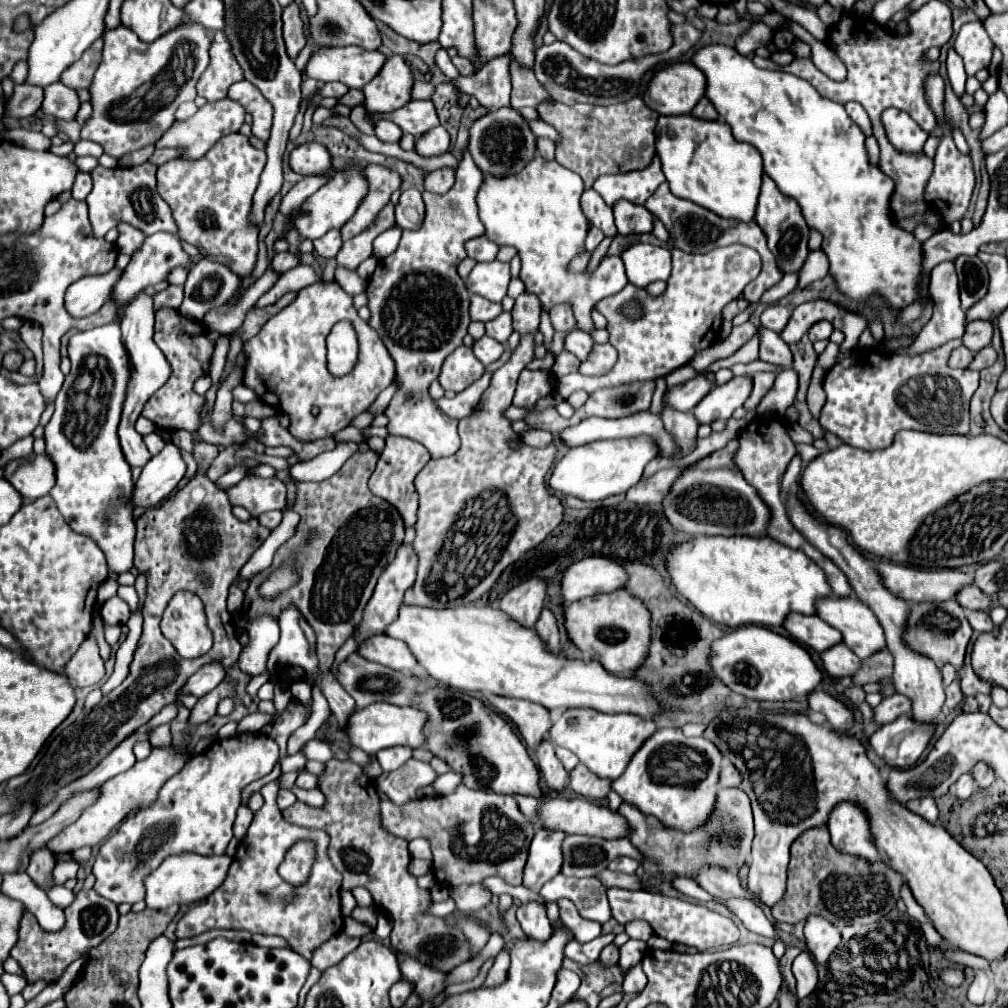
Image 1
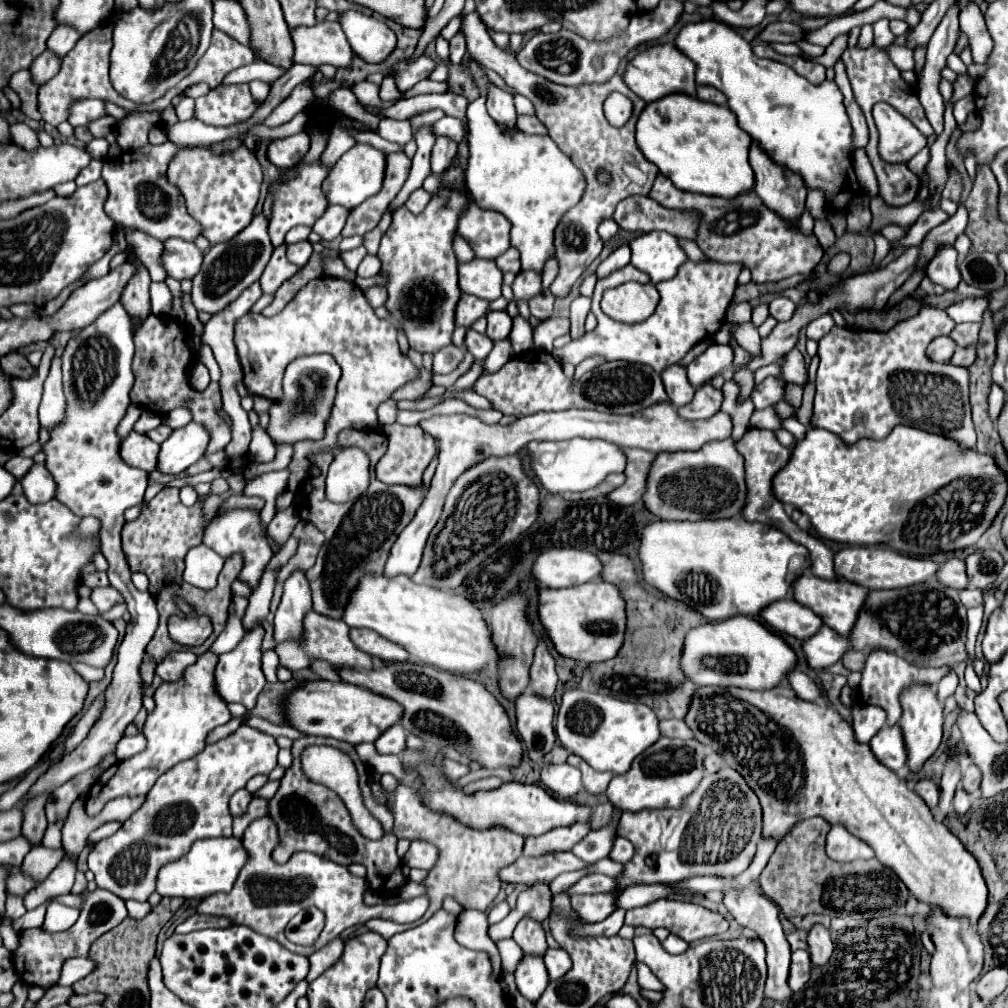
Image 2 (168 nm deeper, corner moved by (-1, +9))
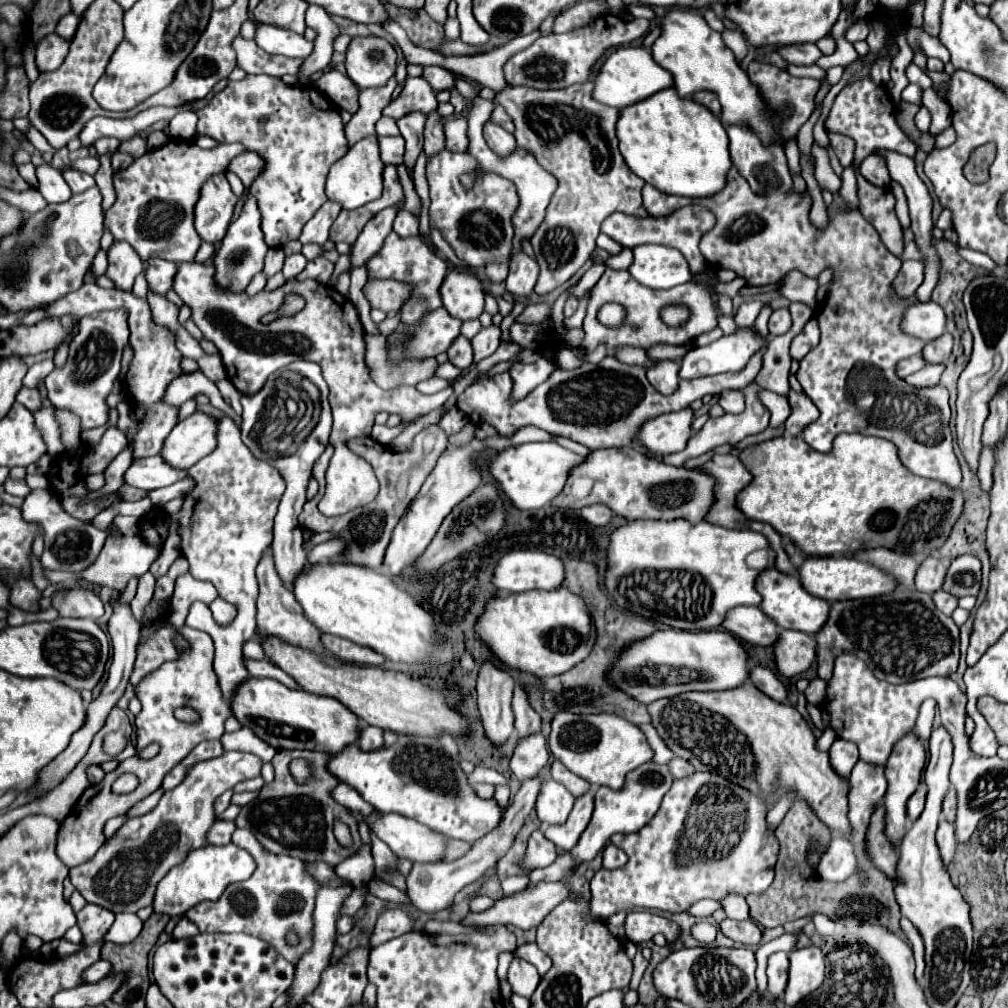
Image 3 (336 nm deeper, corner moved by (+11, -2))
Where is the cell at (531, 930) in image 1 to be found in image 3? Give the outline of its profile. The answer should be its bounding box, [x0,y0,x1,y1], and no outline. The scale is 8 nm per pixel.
[508,957,540,999]

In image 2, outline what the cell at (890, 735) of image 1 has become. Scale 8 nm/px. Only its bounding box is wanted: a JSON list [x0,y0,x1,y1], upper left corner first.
[870,724,908,772]

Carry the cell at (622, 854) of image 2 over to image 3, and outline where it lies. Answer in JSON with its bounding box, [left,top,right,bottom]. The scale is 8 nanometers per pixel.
[604,843,626,869]

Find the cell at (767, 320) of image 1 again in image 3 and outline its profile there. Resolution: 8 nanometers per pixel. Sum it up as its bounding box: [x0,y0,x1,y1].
[768,309,792,335]

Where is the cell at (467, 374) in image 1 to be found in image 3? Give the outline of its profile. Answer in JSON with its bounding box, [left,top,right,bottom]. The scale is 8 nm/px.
[416,377,450,395]

